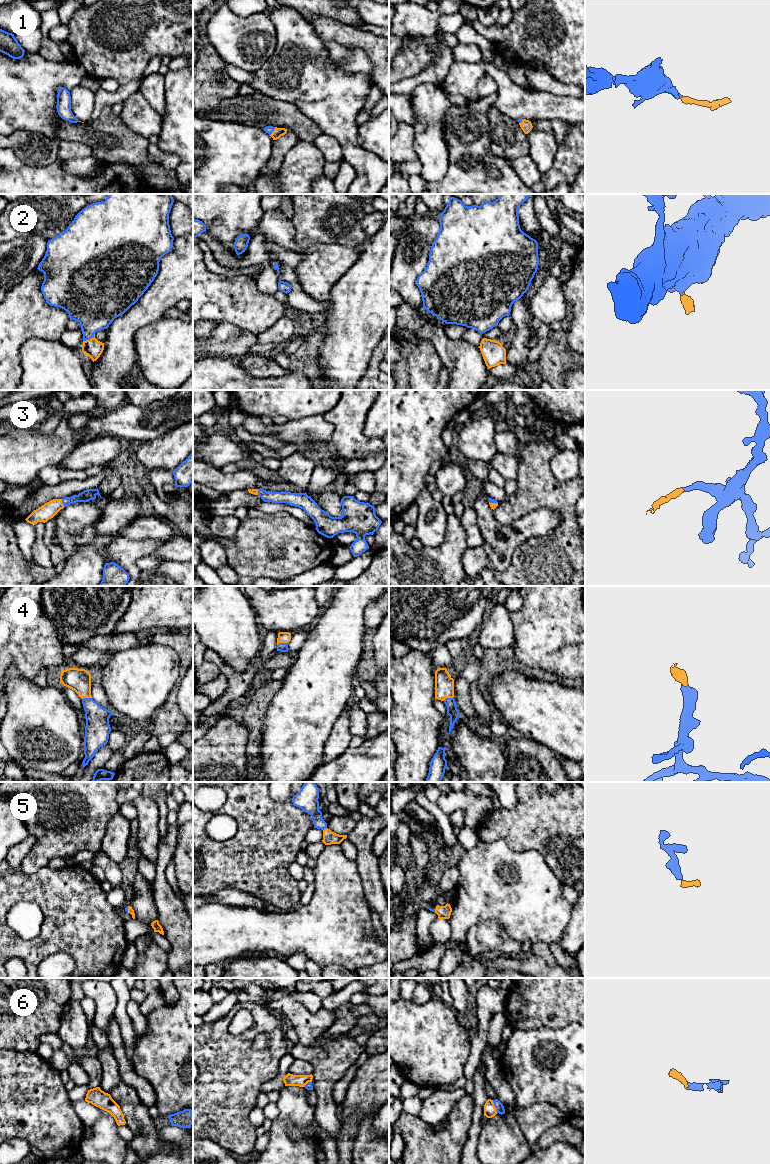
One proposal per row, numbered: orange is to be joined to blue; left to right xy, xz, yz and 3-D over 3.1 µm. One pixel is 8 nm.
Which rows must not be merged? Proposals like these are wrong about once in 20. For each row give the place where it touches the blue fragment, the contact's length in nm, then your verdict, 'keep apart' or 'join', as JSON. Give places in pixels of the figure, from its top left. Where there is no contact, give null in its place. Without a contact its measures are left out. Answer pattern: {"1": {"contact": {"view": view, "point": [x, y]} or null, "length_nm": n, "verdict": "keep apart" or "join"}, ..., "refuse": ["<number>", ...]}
{"1": {"contact": {"view": "xz", "point": [273, 130]}, "length_nm": 80, "verdict": "join"}, "2": {"contact": {"view": "xy", "point": [89, 339]}, "length_nm": 120, "verdict": "join"}, "3": {"contact": {"view": "xy", "point": [62, 502]}, "length_nm": 70, "verdict": "join"}, "4": {"contact": {"view": "xz", "point": [282, 643]}, "length_nm": 90, "verdict": "join"}, "5": {"contact": {"view": "xz", "point": [324, 828]}, "length_nm": 40, "verdict": "join"}, "6": {"contact": {"view": "yz", "point": [495, 1106]}, "length_nm": 110, "verdict": "join"}, "refuse": []}

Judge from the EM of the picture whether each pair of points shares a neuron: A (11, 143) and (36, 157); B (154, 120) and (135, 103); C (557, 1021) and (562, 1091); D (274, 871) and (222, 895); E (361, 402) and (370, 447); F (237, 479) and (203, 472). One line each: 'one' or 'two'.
A: one
B: one
C: two
D: two
E: one
F: one

